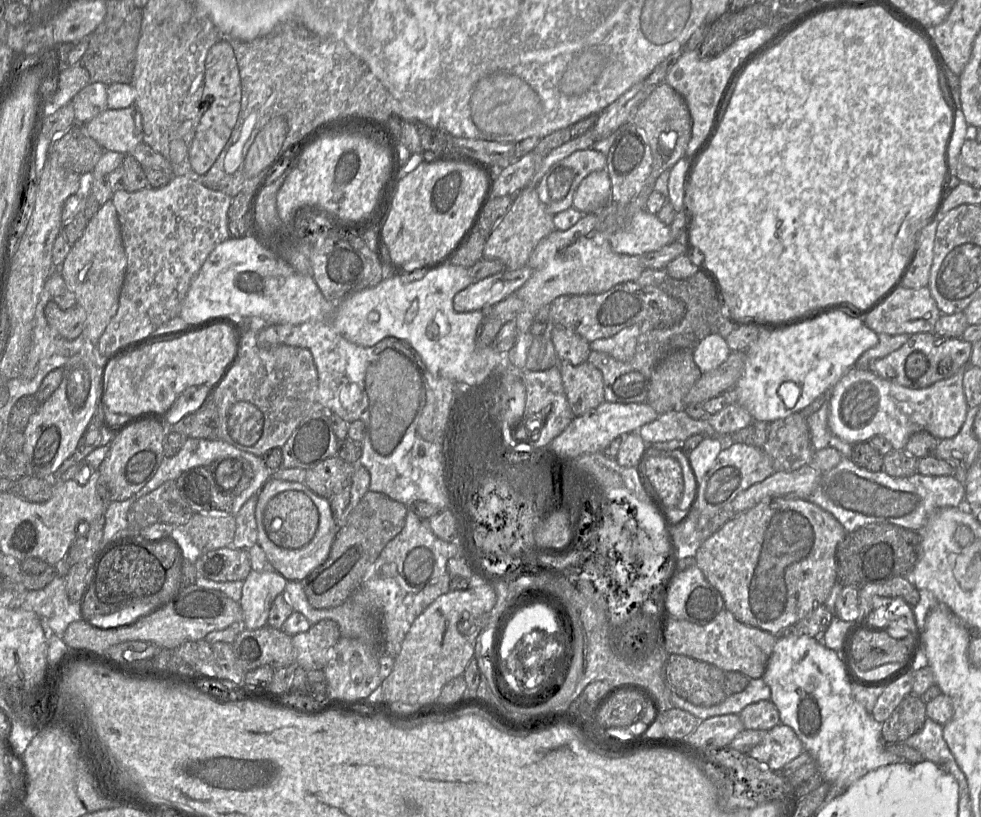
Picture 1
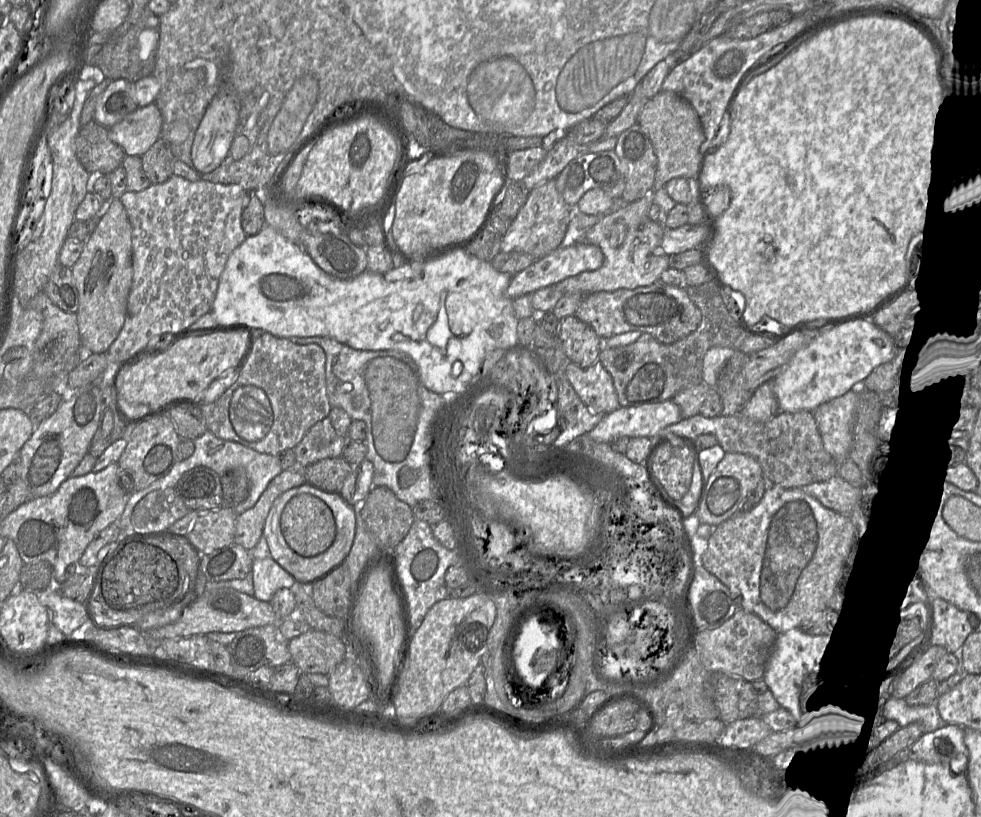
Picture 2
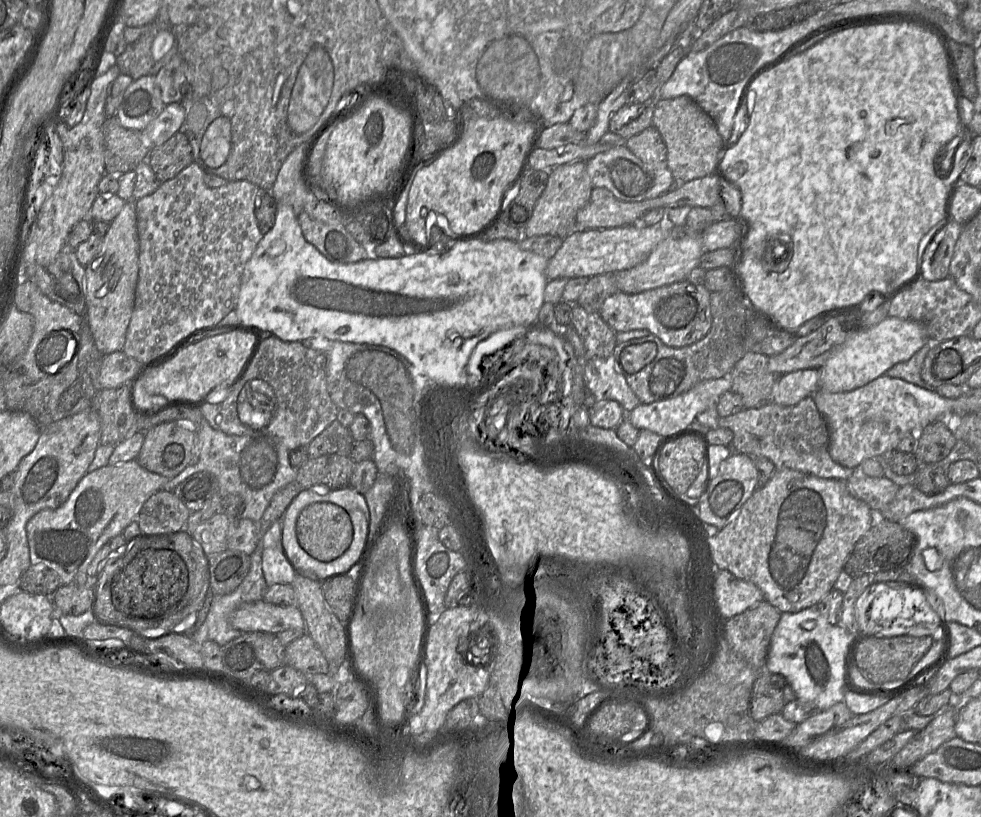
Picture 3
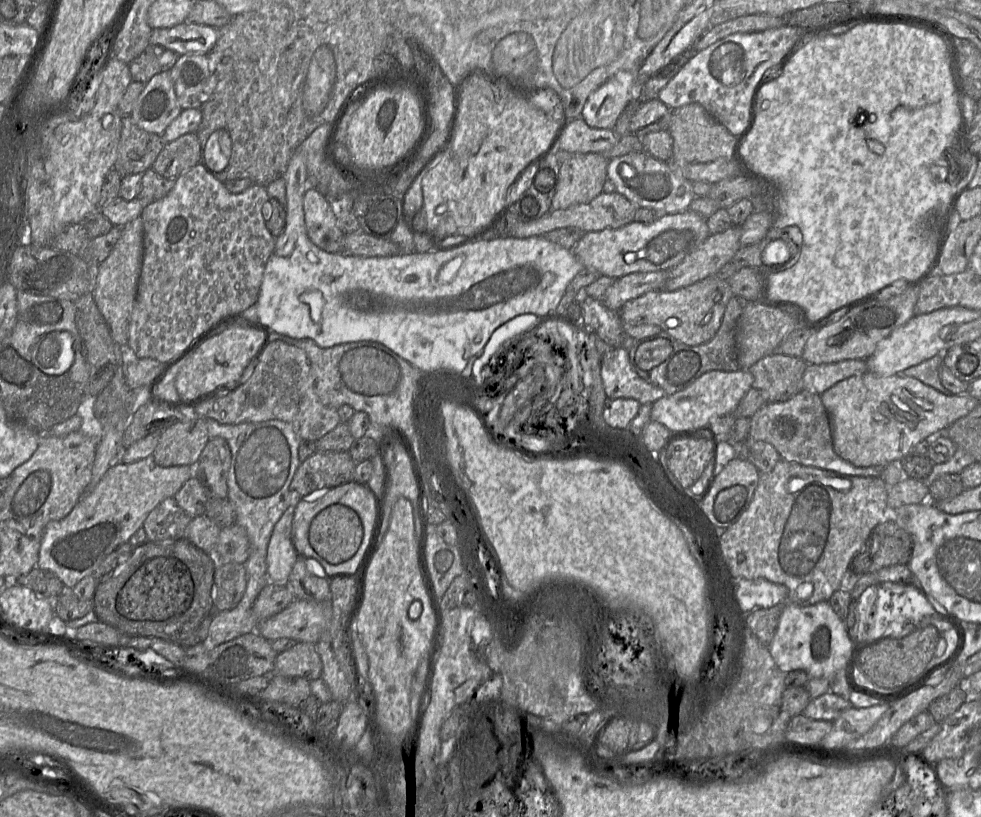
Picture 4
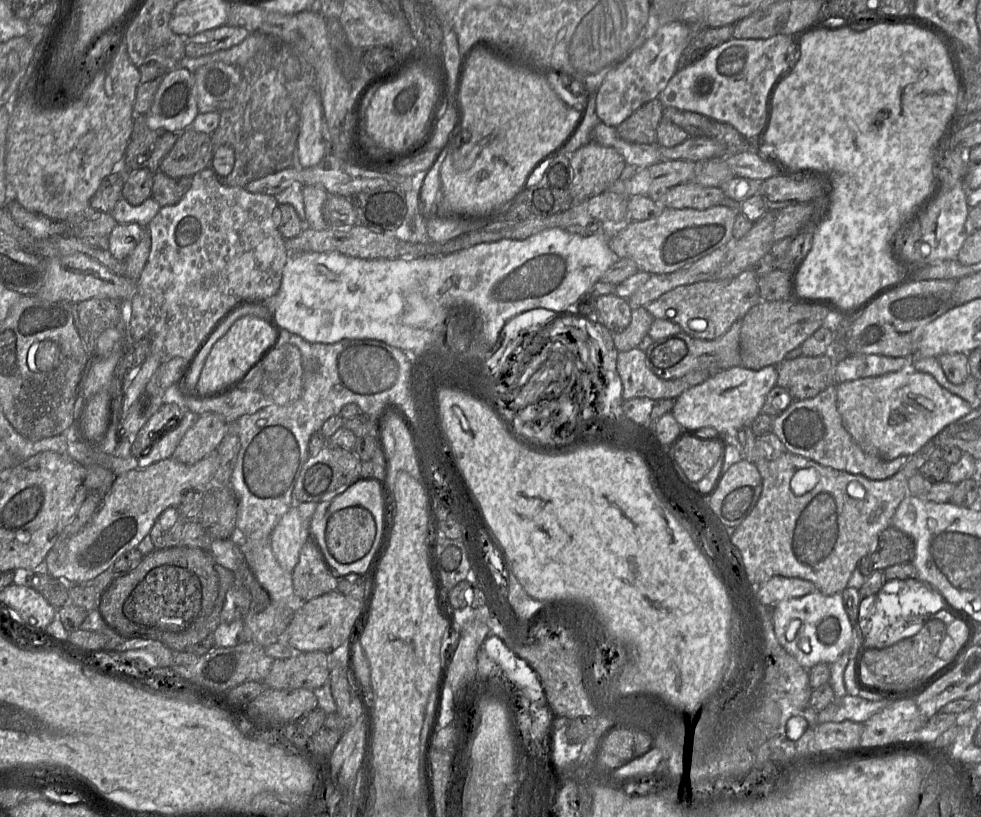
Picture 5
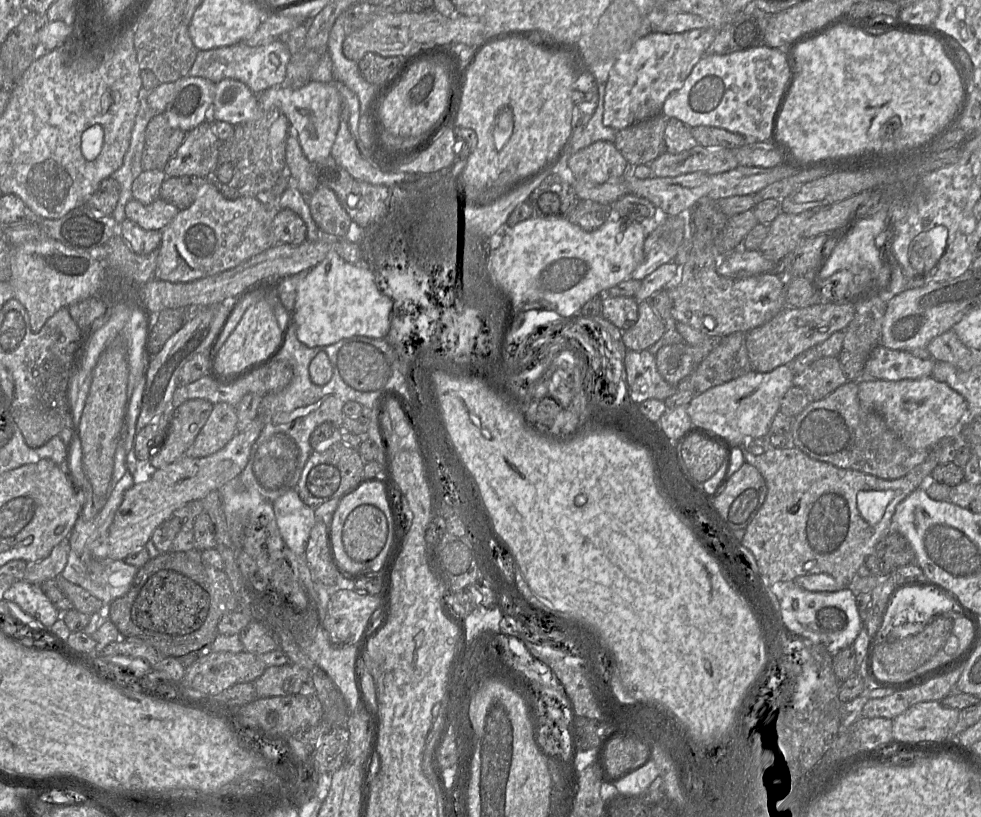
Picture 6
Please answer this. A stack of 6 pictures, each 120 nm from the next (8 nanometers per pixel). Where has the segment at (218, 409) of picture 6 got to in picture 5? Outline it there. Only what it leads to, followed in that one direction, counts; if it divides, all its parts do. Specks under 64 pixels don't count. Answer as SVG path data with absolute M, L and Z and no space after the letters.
M214 413L200 415L170 458L184 464L194 464L214 453L227 431L228 423L221 416Z

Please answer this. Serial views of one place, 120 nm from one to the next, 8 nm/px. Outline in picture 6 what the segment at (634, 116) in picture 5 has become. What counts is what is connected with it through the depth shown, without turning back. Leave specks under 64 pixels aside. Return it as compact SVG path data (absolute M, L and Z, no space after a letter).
M659 113L617 130L614 144L630 166L650 164L666 151L666 122L667 118Z

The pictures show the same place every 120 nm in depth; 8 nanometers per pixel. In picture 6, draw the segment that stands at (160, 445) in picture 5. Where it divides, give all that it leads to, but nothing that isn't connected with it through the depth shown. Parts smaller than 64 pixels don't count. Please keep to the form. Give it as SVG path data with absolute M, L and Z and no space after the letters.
M204 399L188 400L174 408L167 436L150 458L151 465L156 469L163 468L185 456L213 408L214 405Z

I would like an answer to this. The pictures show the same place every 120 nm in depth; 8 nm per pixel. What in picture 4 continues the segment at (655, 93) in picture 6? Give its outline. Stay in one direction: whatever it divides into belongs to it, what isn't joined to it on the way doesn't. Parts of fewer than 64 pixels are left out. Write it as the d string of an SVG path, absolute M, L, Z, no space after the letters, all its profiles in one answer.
M638 68L619 71L591 93L582 109L580 117L592 128L614 129L625 108L633 101L639 101L641 85L638 83Z

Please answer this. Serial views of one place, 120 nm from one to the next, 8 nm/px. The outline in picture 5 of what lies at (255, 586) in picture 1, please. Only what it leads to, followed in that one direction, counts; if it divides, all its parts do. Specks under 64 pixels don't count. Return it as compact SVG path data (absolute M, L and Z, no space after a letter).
M296 504L283 515L270 535L275 558L284 570L291 573L302 547L309 540L309 522L301 517Z

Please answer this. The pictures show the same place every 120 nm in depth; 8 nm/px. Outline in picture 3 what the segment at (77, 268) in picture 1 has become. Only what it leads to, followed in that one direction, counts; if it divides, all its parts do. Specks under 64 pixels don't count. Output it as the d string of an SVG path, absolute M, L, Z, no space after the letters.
M134 200L126 201L121 212L109 223L102 245L85 267L85 320L98 350L107 355L122 351L134 309L139 275L139 237Z

